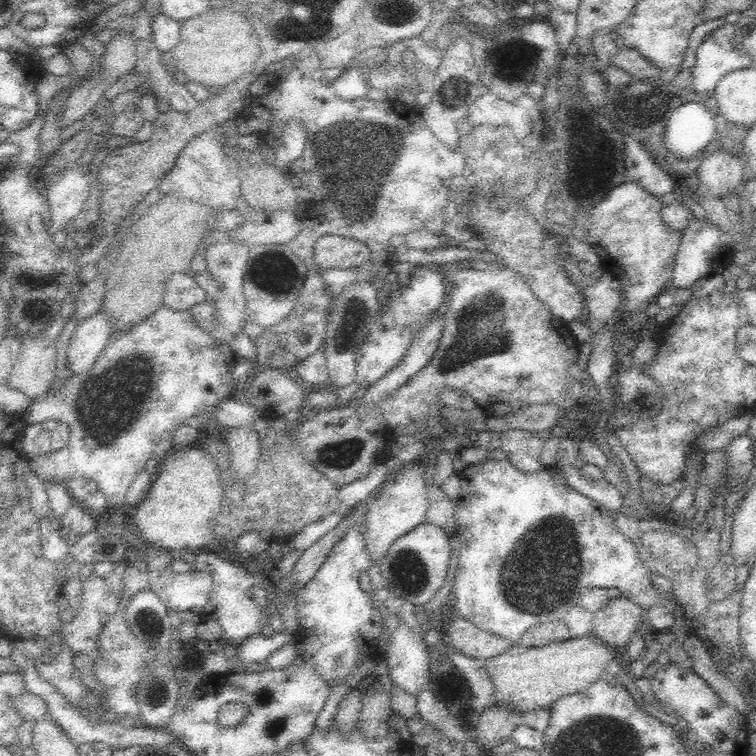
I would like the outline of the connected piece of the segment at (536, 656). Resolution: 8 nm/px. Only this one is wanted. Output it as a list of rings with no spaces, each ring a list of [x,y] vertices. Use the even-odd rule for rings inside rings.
[[[586,635],[576,640],[552,642],[540,648],[522,648],[514,644],[504,654],[486,660],[486,673],[494,683],[496,705],[479,712],[473,724],[474,739],[485,749],[492,749],[511,738],[512,731],[523,723],[523,714],[539,709],[551,709],[562,697],[580,694],[596,680],[604,678],[615,657],[614,648]]]

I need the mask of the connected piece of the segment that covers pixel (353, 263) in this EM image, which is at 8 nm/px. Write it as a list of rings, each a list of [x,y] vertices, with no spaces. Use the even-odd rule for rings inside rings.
[[[325,235],[316,241],[312,256],[319,270],[325,268],[363,268],[371,257],[371,250],[357,240]]]

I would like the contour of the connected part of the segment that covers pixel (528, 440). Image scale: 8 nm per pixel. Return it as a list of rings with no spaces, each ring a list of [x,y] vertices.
[[[508,428],[499,433],[500,448],[506,453],[506,460],[510,461],[518,470],[525,473],[538,472],[544,468],[540,461],[546,436],[527,430]]]

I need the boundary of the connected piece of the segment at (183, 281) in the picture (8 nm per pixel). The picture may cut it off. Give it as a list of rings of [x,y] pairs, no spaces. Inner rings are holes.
[[[174,273],[165,282],[164,303],[174,310],[189,310],[208,300],[207,293],[188,273]]]

